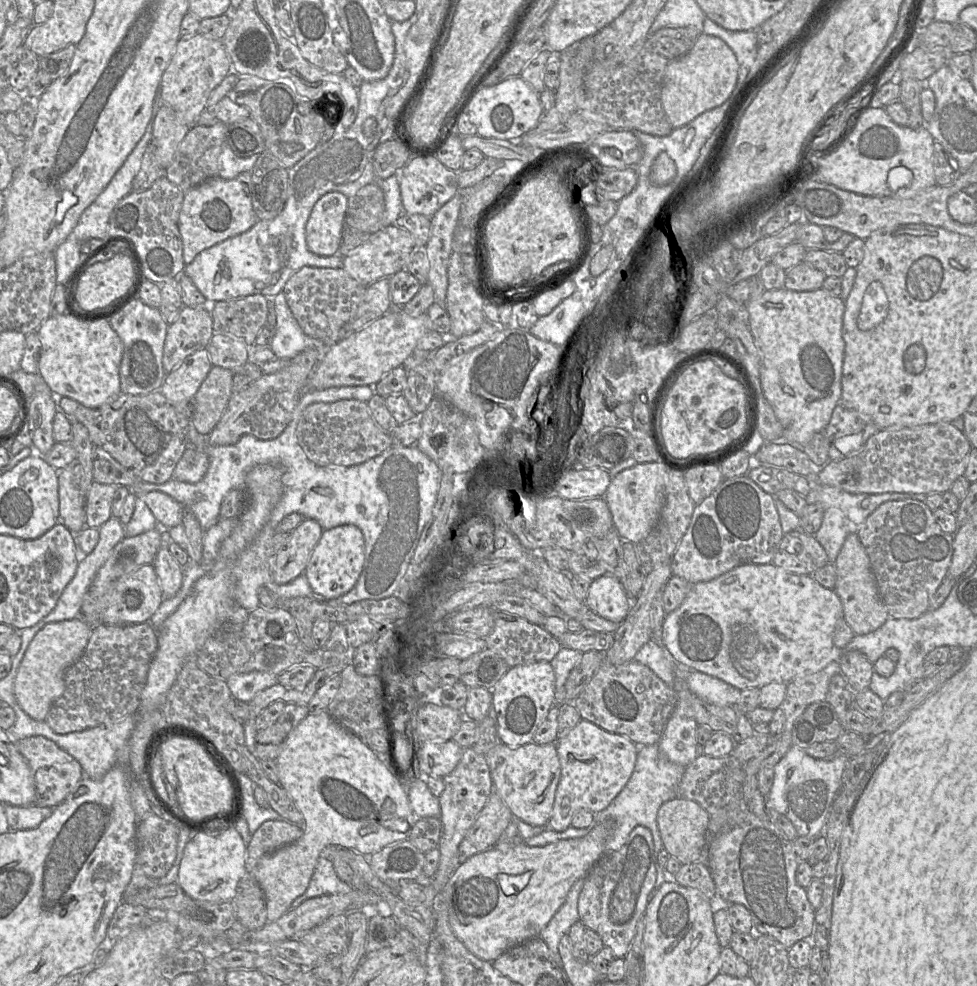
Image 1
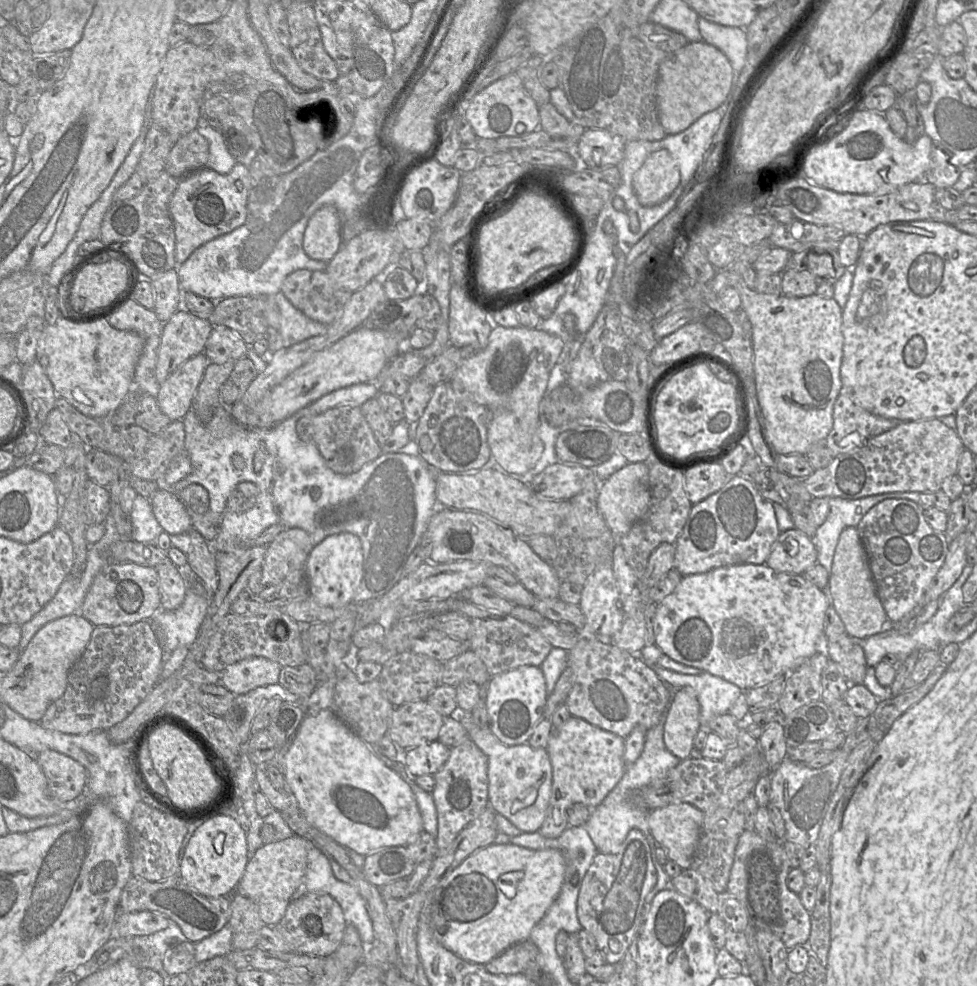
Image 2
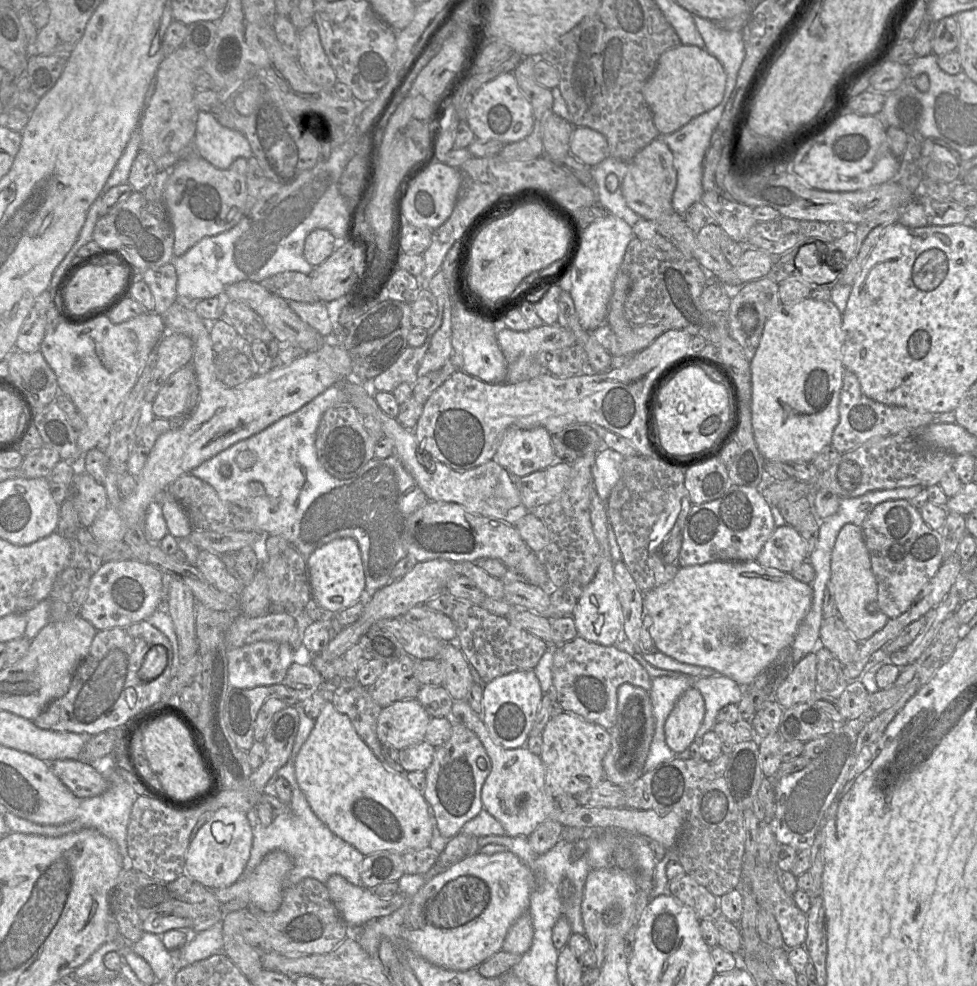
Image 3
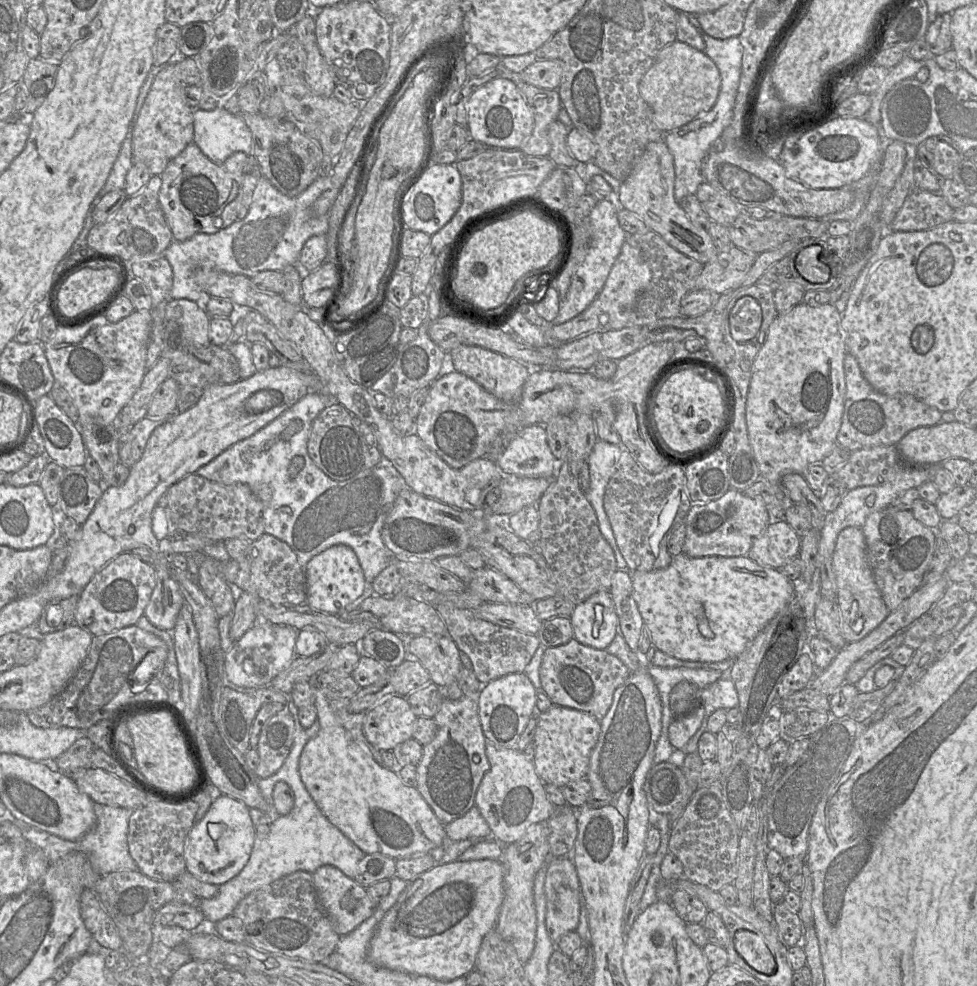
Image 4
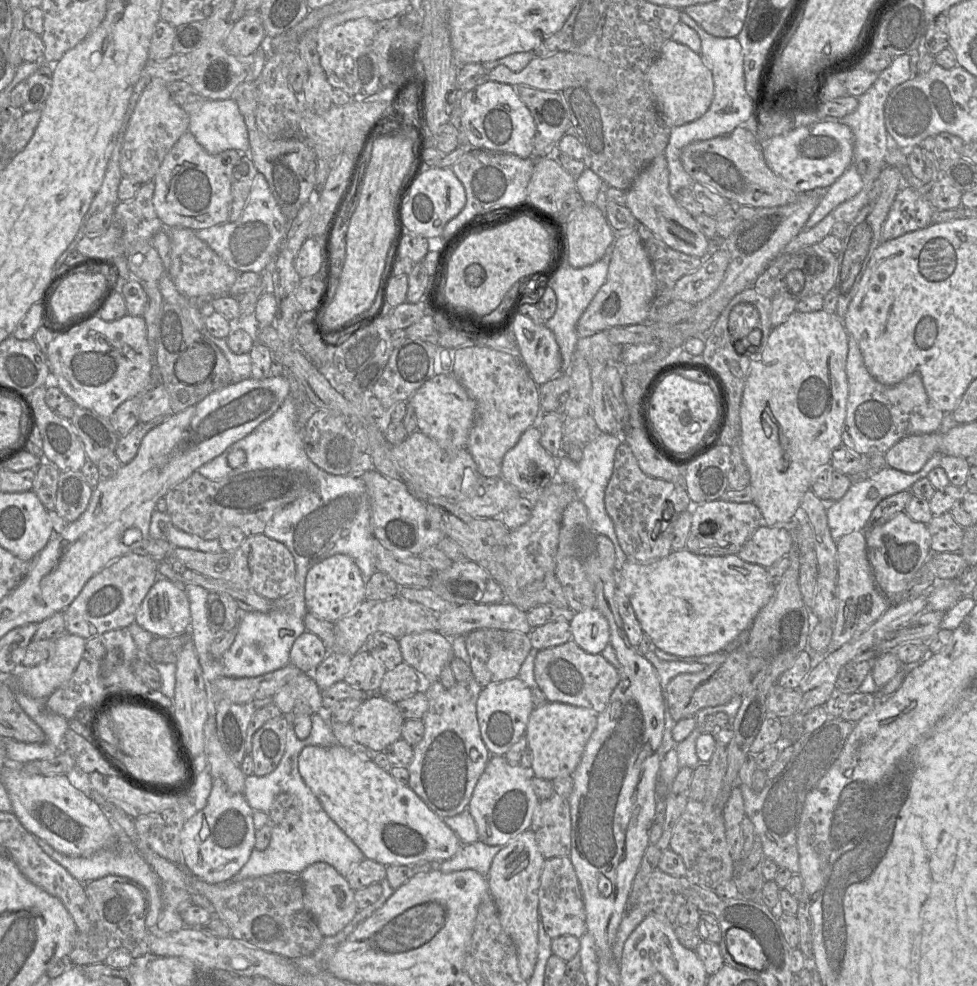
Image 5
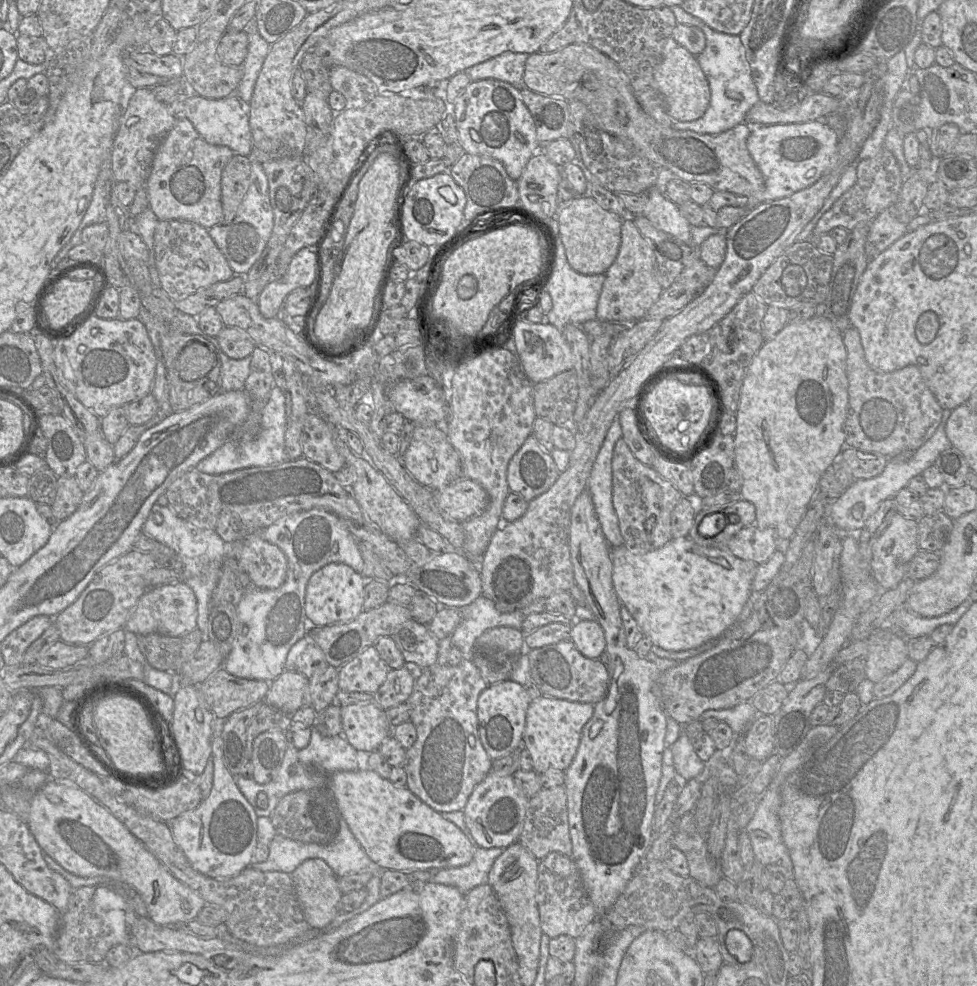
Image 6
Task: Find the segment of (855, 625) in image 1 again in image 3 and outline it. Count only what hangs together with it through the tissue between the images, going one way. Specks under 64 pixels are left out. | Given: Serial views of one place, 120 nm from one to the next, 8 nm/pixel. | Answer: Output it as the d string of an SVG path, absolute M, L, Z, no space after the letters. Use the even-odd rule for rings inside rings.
M845 524L839 531L832 551L830 581L833 584L838 615L857 641L867 640L886 625L889 617L880 610L877 602L877 582L872 572L870 555L860 526Z

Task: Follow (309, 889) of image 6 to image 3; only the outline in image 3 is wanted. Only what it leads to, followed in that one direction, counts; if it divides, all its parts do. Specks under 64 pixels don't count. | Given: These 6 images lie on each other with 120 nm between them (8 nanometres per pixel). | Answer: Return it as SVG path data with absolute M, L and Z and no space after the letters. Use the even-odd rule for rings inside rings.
M339 874L331 875L325 886L349 927L363 927L369 921L393 913L405 902L400 892L391 897L379 897L371 889L356 886Z

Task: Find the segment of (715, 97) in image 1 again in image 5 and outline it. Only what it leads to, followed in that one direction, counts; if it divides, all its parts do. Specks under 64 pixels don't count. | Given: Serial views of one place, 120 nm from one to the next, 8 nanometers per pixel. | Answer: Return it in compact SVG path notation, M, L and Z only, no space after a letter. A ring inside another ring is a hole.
M671 39L662 46L658 57L649 67L646 73L646 87L653 97L658 114L669 128L681 126L700 118L708 110L714 95L712 74L704 65L700 54Z

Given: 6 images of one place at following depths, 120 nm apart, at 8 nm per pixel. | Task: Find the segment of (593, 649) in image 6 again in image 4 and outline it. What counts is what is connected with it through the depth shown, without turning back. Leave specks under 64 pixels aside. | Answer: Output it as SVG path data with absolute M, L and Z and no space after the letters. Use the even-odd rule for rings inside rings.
M601 590L575 605L570 616L574 638L605 649L619 632L619 618L609 590Z

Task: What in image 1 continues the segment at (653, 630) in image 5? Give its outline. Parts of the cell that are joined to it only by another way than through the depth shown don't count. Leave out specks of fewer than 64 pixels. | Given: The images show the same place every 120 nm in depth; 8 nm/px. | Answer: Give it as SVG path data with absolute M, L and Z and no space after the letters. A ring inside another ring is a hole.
M742 564L717 578L691 586L682 604L666 614L662 641L677 662L745 690L771 682L789 683L796 677L816 673L838 660L841 649L833 643L843 605L834 589L827 589L811 575L795 574L774 565Z

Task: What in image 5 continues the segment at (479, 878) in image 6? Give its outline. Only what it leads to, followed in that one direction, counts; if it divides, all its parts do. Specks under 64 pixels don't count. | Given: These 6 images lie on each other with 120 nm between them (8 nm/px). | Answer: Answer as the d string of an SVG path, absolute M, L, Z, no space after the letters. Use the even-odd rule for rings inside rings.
M480 840L468 845L462 845L453 857L441 862L440 871L450 873L472 869L487 877L493 858L502 847L499 845L491 846Z

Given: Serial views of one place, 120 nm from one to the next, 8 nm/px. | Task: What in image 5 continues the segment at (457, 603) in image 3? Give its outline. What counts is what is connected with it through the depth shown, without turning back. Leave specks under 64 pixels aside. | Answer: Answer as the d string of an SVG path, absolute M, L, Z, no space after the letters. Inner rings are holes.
M492 628L469 632L465 635L465 643L473 677L482 687L517 677L522 663L532 649L528 634Z

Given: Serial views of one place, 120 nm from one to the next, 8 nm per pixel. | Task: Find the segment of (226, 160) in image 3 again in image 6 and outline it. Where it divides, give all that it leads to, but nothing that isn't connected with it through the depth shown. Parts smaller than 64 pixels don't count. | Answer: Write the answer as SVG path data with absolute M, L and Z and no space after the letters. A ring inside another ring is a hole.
M199 95L186 99L184 116L202 136L212 145L226 146L235 154L249 156L253 149L249 125L249 103L240 101L236 95L222 99L209 99Z

